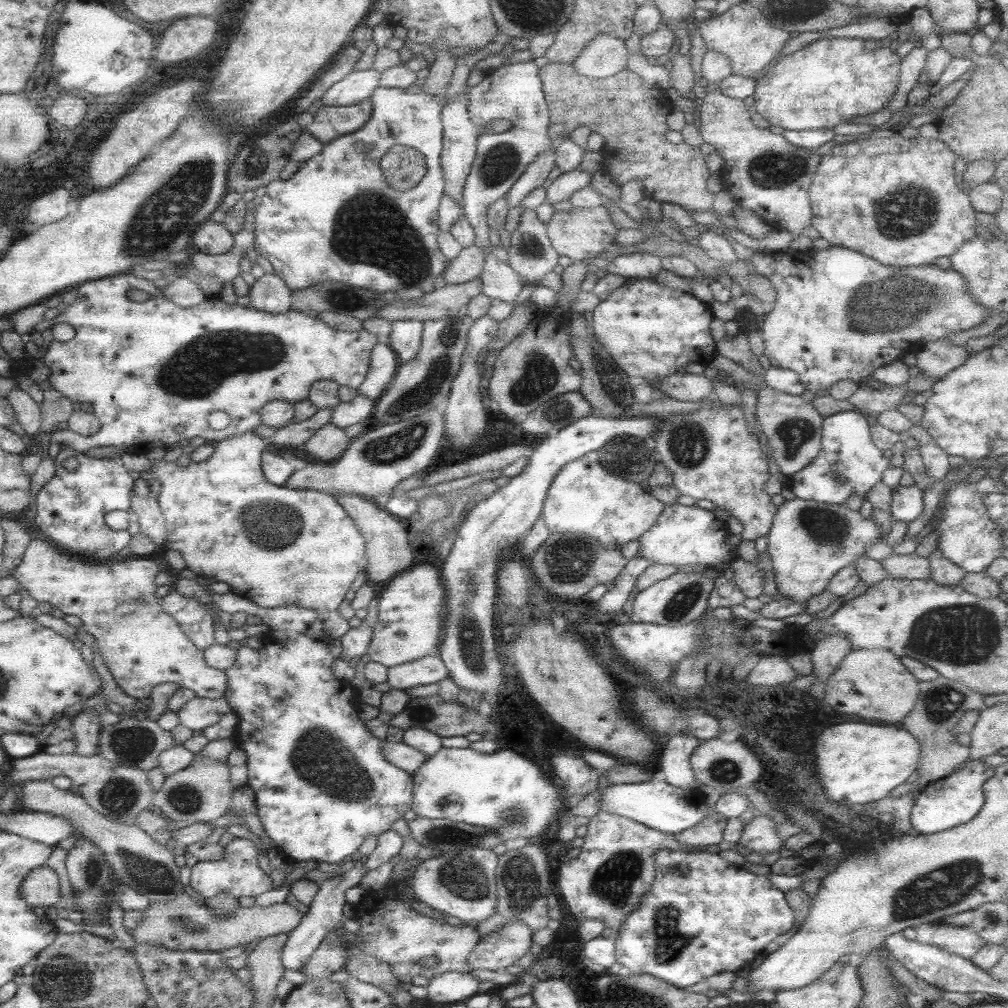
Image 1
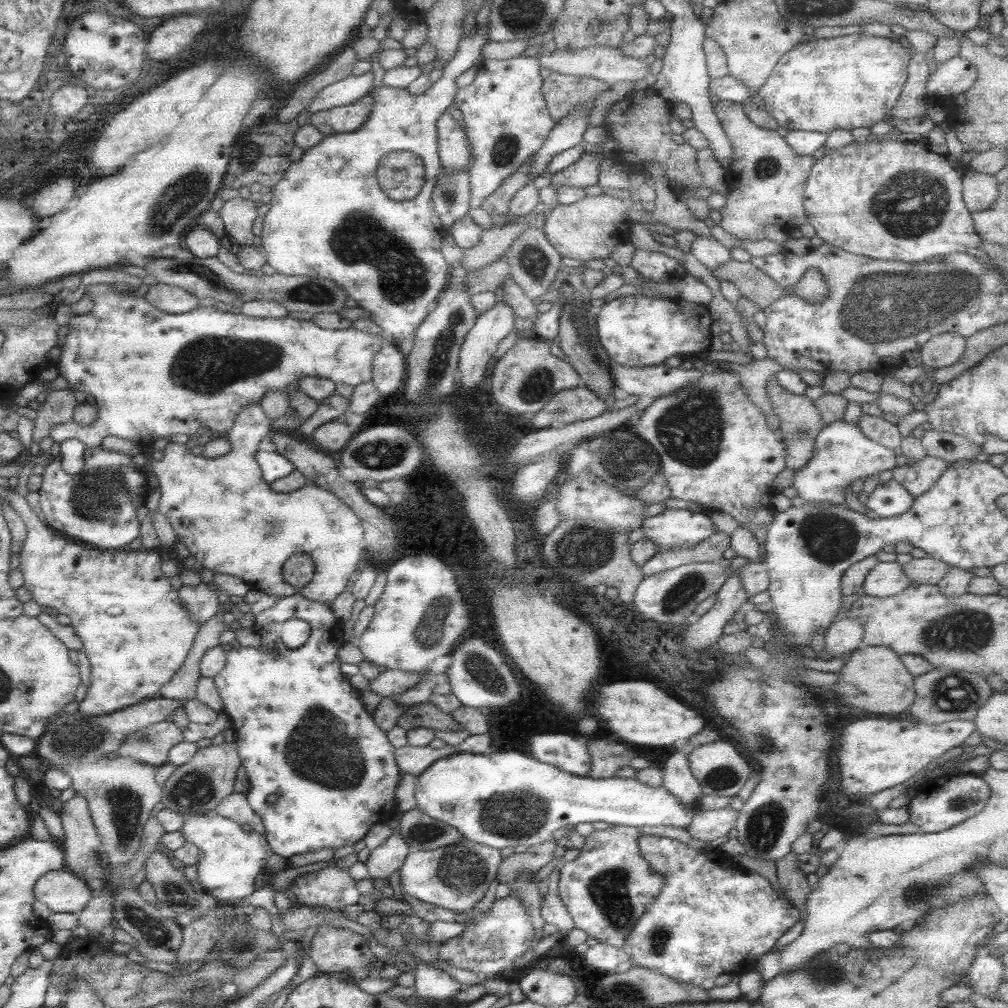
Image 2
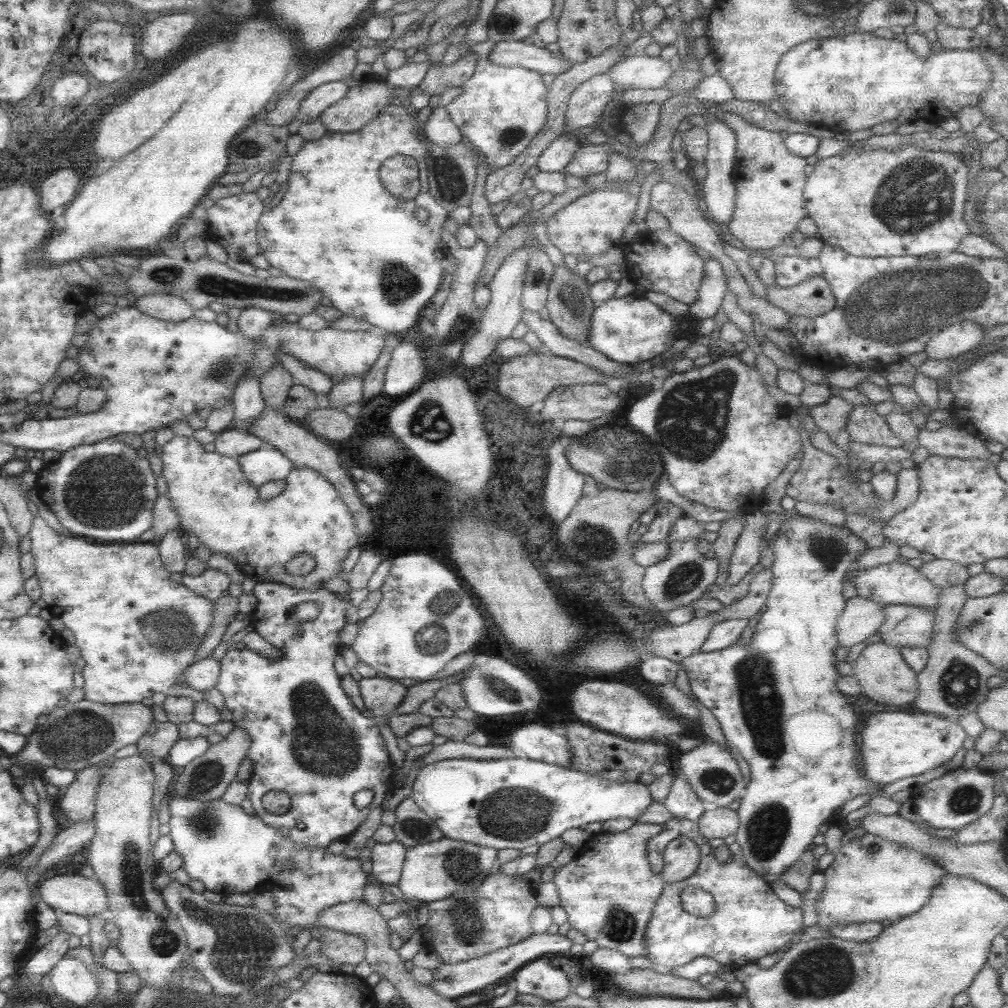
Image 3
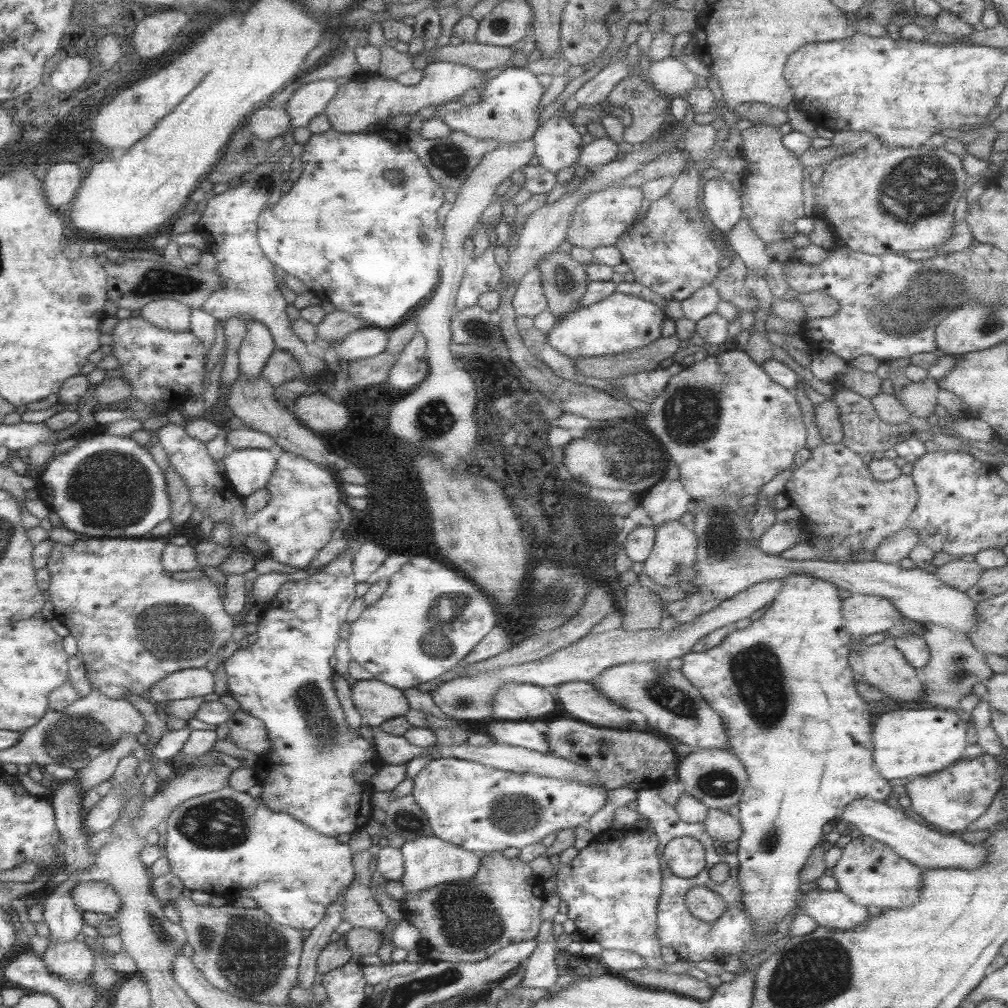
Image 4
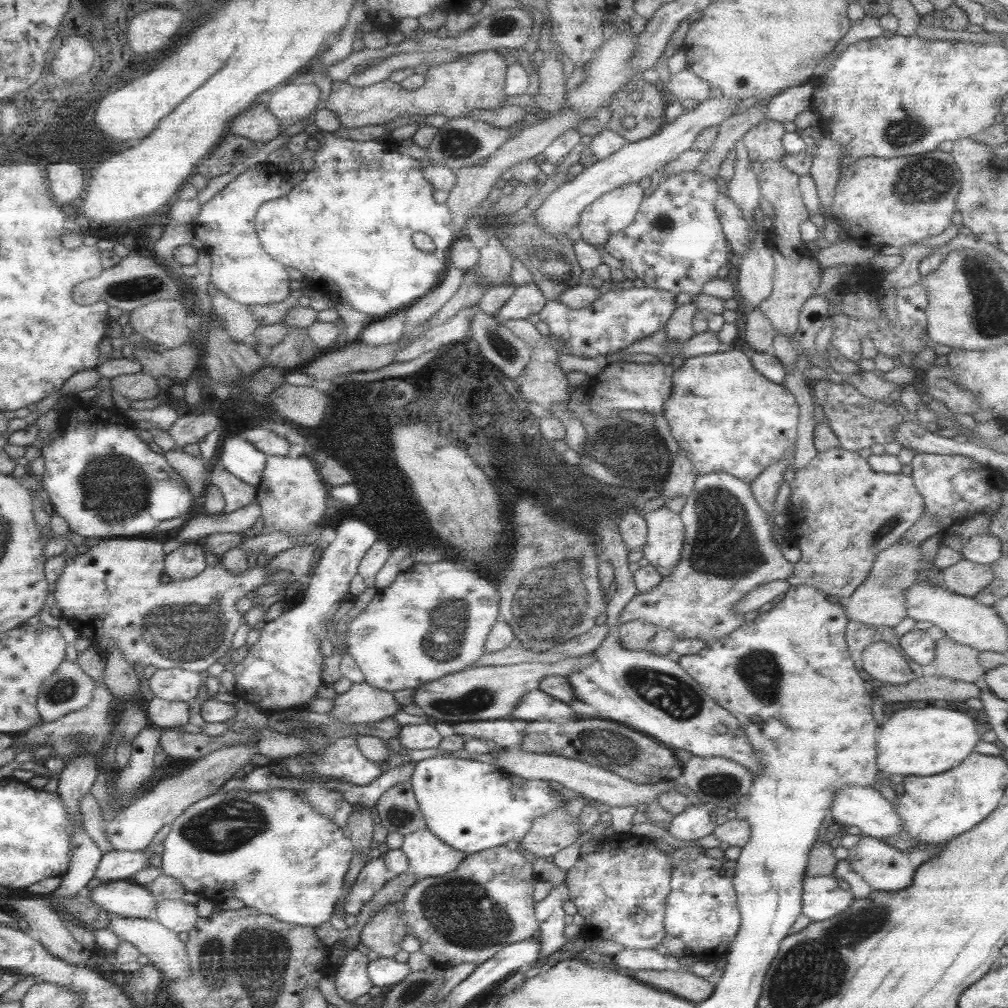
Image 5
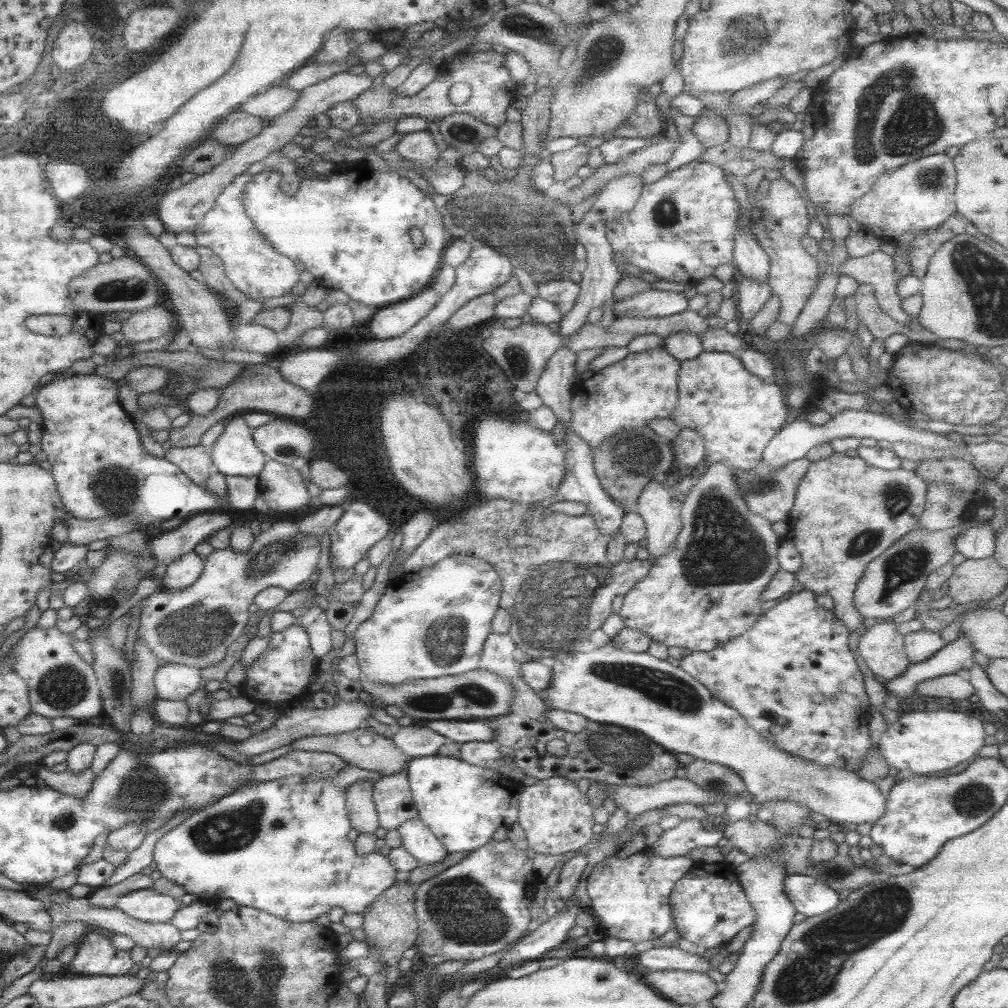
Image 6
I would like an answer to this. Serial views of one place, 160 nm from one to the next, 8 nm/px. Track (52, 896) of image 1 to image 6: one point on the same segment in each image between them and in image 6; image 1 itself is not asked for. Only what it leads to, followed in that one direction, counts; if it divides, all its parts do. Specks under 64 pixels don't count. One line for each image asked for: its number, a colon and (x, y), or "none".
2: (61, 891)
3: (73, 894)
4: (95, 897)
5: (121, 898)
6: (144, 905)

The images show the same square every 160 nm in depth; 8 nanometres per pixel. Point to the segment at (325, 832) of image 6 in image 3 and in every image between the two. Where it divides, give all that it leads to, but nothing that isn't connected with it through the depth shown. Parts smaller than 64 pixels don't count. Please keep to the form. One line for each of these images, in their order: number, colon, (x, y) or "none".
3: (229, 852)
4: (224, 843)
5: (270, 850)

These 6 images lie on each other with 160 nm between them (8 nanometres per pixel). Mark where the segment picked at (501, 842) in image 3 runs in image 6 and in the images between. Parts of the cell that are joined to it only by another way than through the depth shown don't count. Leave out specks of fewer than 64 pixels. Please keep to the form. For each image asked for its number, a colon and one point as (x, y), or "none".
4: (480, 809)
5: (470, 805)
6: (462, 805)

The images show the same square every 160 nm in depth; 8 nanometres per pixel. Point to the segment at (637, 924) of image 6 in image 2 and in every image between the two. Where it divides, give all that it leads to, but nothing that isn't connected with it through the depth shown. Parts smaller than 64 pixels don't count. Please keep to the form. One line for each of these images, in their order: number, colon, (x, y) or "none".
2: (605, 889)
3: (608, 891)
4: (611, 887)
5: (619, 890)

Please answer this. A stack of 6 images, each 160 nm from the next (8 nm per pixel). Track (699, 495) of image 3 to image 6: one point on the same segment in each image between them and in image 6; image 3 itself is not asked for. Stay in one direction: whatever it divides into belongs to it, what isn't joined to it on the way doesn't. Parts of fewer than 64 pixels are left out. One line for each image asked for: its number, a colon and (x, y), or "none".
4: (757, 426)
5: (726, 417)
6: (735, 413)

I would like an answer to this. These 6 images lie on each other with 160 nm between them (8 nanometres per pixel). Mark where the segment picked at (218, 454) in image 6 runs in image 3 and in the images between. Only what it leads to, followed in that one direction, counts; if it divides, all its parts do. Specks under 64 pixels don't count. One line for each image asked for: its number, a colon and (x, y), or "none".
3: (258, 467)
4: (246, 470)
5: (238, 457)

